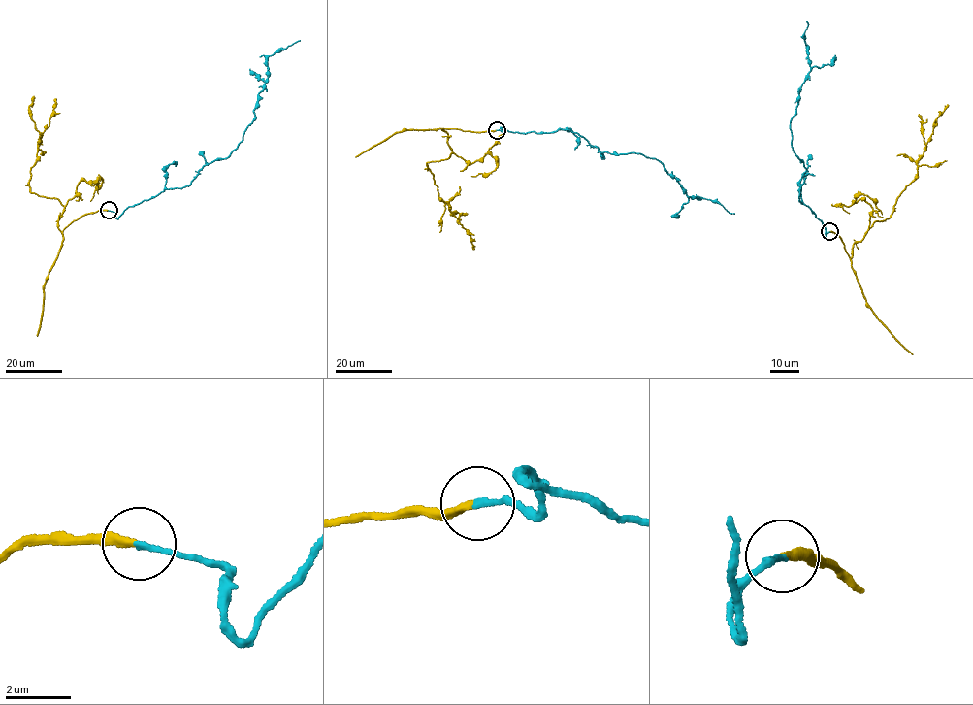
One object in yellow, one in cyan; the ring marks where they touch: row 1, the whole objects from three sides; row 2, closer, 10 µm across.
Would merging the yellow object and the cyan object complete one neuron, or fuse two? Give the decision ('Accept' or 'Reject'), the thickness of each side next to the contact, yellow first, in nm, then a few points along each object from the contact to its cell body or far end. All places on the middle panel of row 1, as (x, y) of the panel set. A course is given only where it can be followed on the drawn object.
Accept. Thickness 220 nm (yellow) against 160 nm. Course of yellow: (497, 130), (443, 128), (451, 154), (427, 163), (439, 200), (448, 204), (470, 234), (473, 249). Course of cyan: (497, 130), (537, 133), (568, 129), (600, 151), (641, 153), (663, 164), (688, 196), (716, 200), (734, 214)

